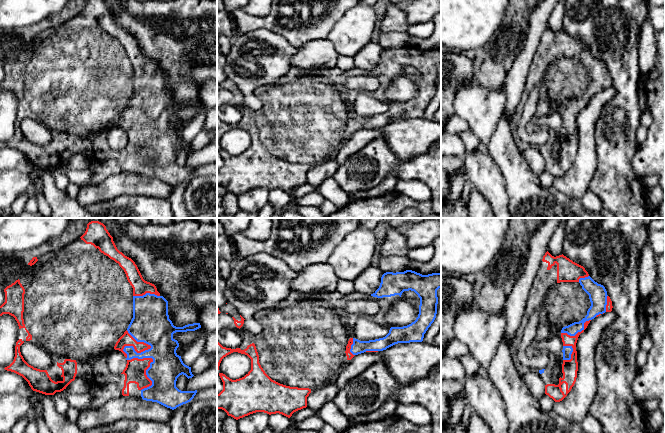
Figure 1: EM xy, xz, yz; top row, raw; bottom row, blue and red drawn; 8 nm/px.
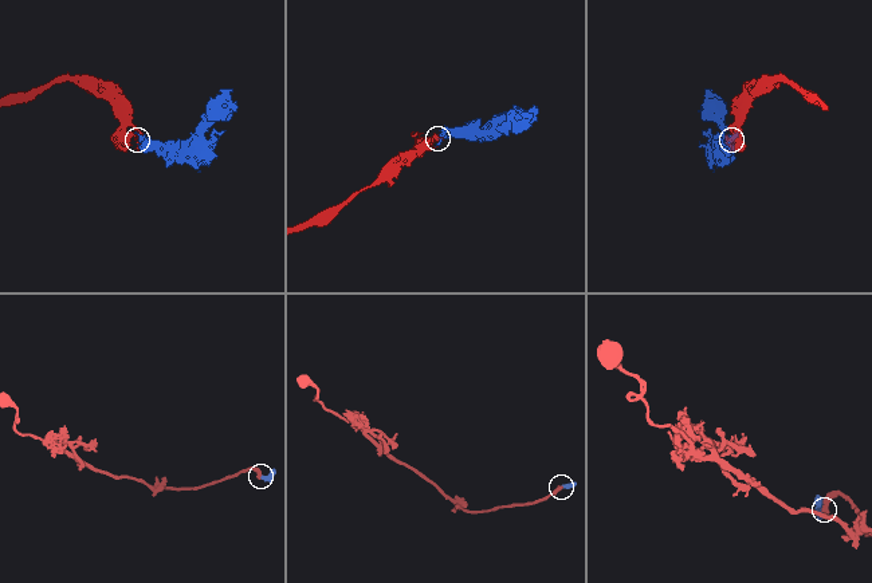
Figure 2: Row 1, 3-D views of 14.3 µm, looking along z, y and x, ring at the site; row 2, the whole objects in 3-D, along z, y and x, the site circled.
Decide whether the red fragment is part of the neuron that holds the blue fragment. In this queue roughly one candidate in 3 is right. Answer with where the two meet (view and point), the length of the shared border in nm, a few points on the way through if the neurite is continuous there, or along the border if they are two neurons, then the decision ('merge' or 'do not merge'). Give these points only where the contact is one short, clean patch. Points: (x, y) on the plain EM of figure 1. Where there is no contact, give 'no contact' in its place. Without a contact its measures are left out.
contact xy (127, 133); length 500 nm; merge

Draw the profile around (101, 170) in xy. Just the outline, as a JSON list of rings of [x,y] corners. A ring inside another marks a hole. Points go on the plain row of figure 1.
[[[114,159],[90,162],[89,166],[92,169],[92,177],[84,185],[97,185],[106,178],[122,172],[122,168]]]

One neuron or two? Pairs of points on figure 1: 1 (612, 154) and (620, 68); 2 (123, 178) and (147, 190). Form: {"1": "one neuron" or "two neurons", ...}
{"1": "one neuron", "2": "one neuron"}

